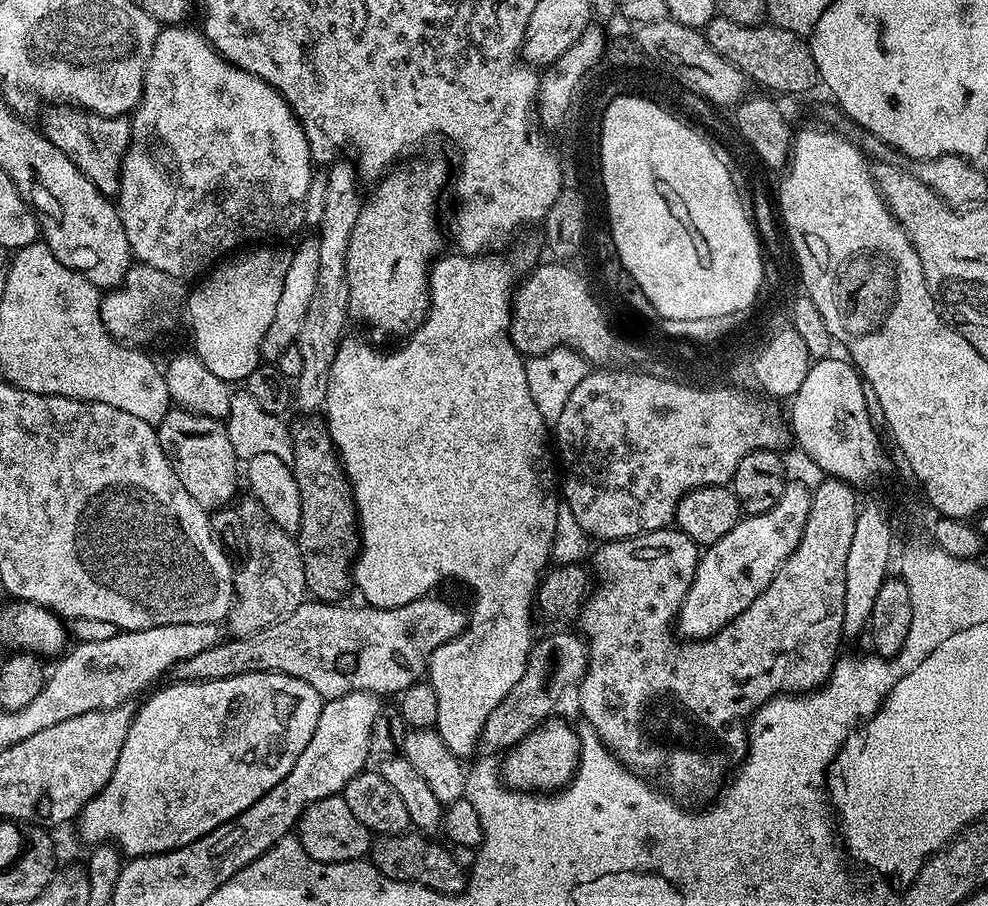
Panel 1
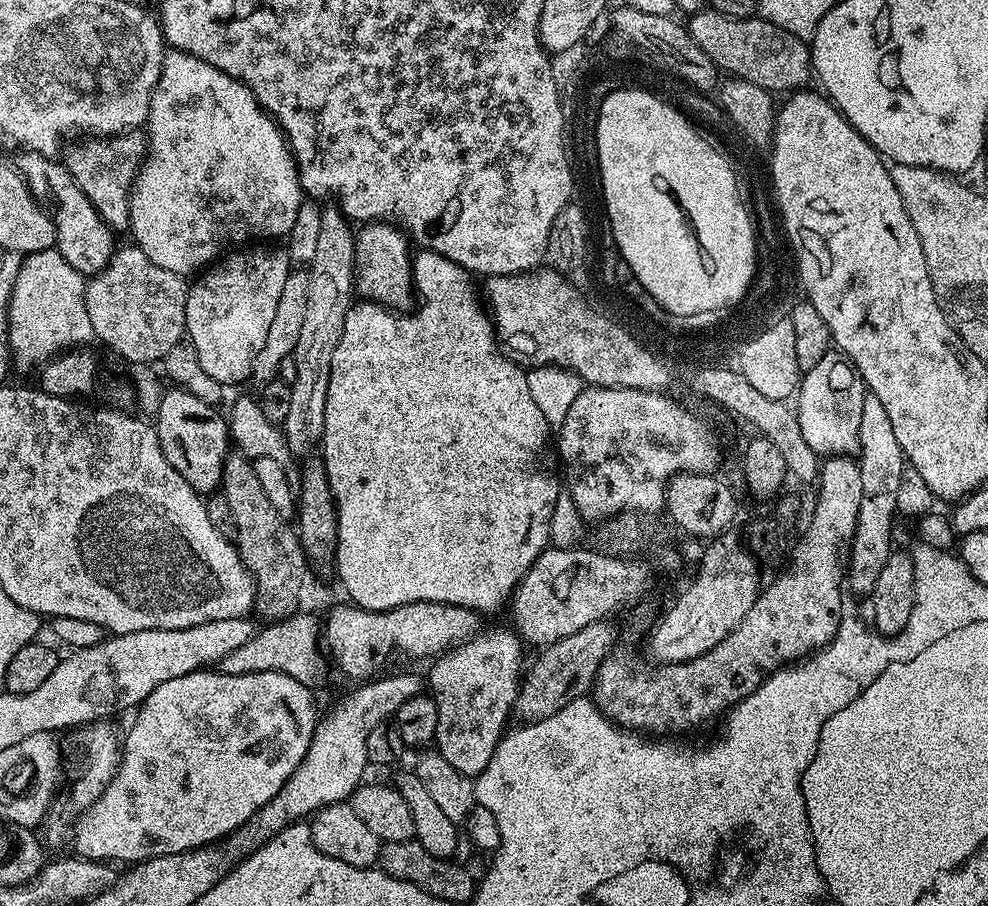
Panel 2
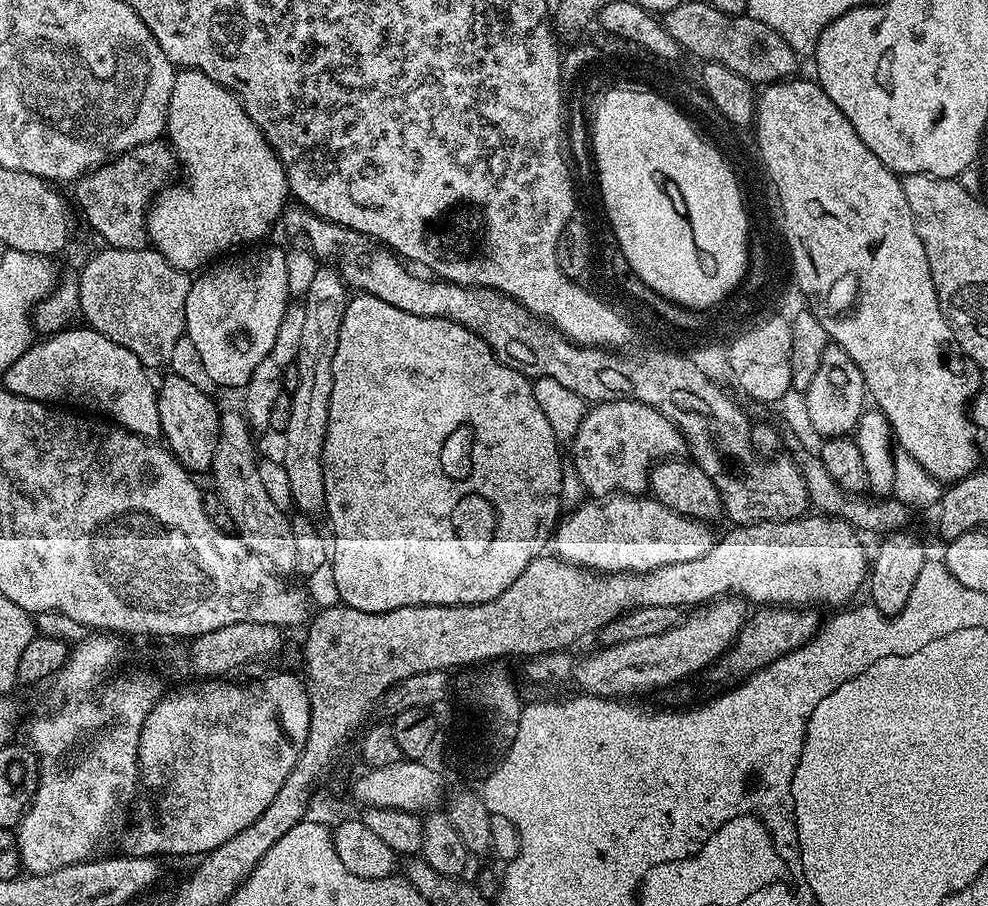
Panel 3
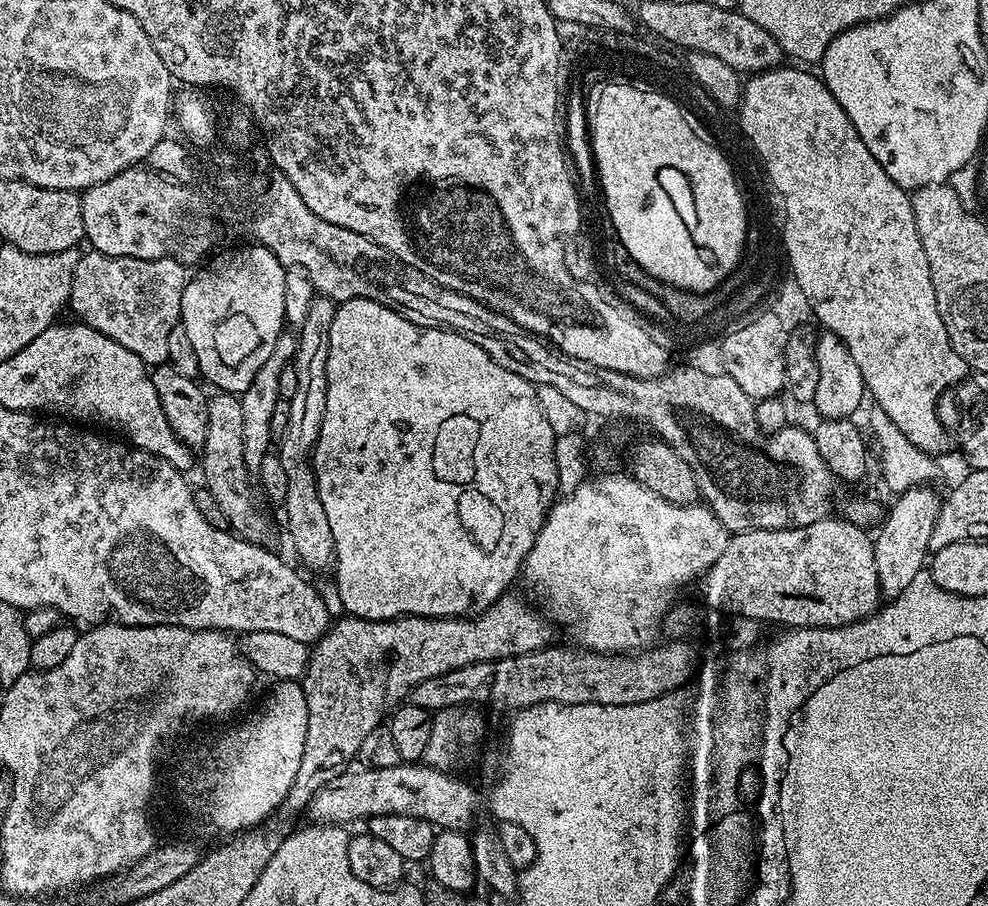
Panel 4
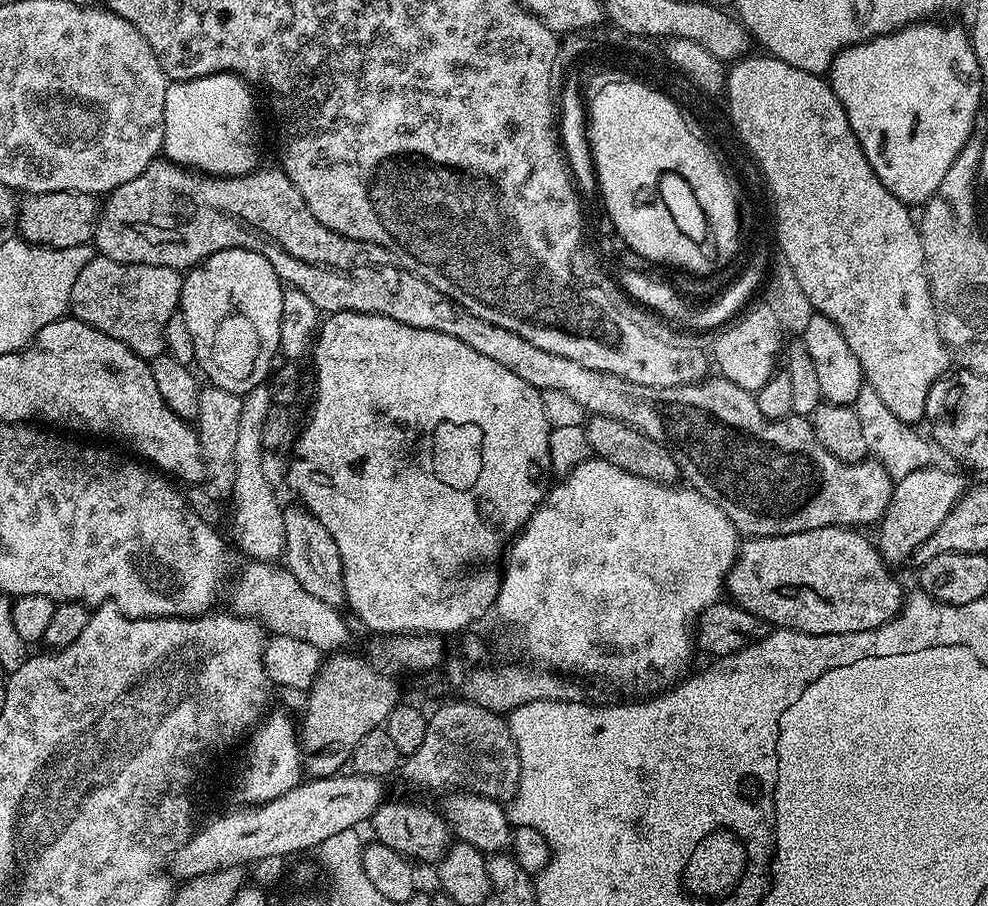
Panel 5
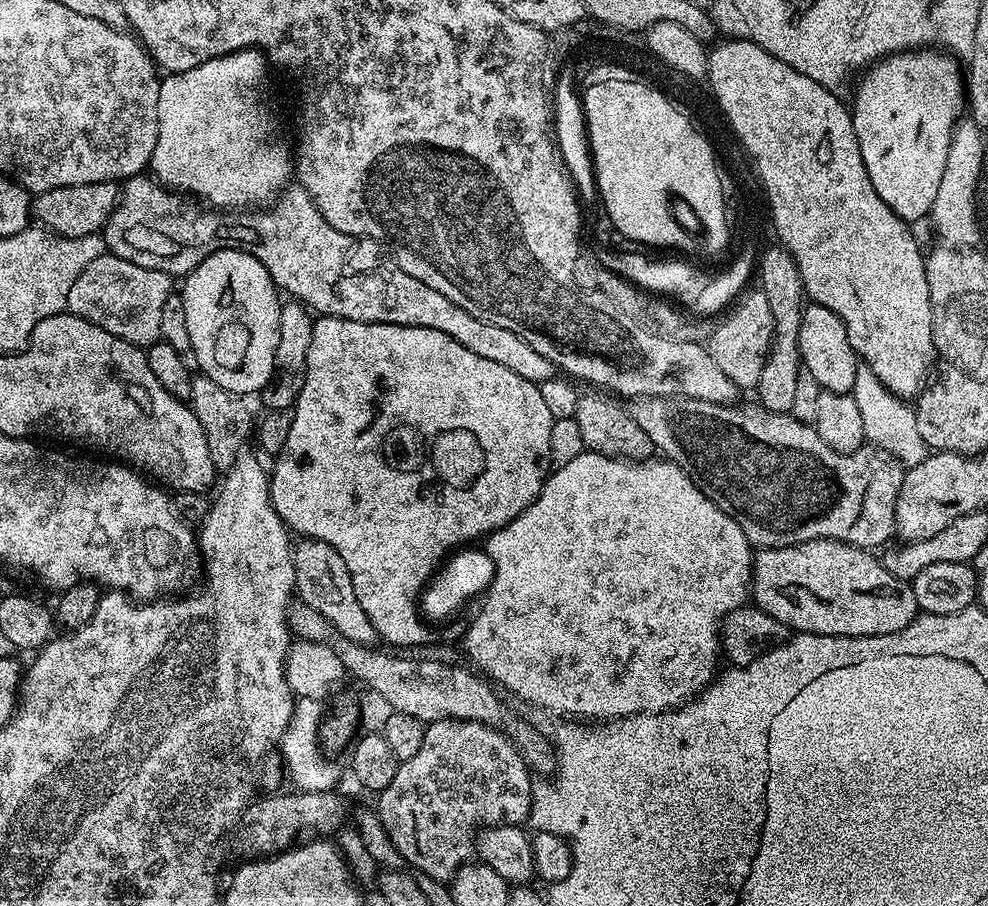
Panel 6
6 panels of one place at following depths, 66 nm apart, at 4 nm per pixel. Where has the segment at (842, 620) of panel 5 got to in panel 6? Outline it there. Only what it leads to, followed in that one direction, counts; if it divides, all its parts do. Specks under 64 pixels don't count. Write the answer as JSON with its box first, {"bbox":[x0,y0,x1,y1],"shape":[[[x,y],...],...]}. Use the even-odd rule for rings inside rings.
{"bbox":[750,540,920,636],"shape":[[[811,540],[794,546],[759,549],[752,557],[750,600],[753,605],[761,608],[771,618],[776,619],[785,629],[792,628],[788,630],[795,630],[797,633],[813,632],[819,636],[881,636],[882,634],[894,634],[898,630],[906,630],[906,626],[910,626],[910,622],[914,622],[914,618],[920,612],[918,602],[914,598],[914,590],[909,581],[894,578],[894,574],[890,574],[890,570],[886,570],[881,561],[869,549],[859,548],[841,540]]]}

